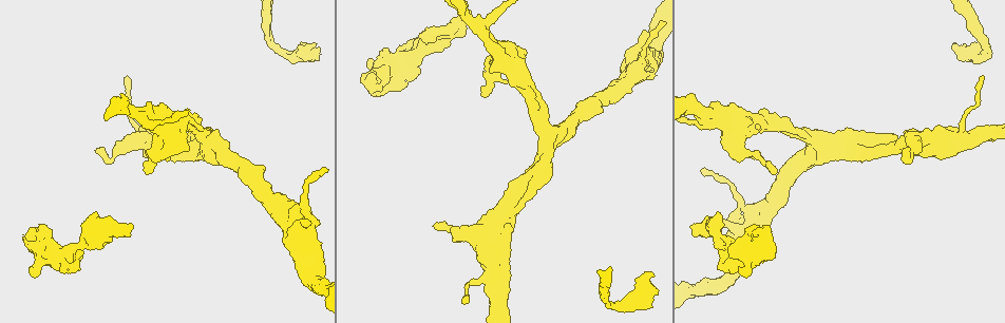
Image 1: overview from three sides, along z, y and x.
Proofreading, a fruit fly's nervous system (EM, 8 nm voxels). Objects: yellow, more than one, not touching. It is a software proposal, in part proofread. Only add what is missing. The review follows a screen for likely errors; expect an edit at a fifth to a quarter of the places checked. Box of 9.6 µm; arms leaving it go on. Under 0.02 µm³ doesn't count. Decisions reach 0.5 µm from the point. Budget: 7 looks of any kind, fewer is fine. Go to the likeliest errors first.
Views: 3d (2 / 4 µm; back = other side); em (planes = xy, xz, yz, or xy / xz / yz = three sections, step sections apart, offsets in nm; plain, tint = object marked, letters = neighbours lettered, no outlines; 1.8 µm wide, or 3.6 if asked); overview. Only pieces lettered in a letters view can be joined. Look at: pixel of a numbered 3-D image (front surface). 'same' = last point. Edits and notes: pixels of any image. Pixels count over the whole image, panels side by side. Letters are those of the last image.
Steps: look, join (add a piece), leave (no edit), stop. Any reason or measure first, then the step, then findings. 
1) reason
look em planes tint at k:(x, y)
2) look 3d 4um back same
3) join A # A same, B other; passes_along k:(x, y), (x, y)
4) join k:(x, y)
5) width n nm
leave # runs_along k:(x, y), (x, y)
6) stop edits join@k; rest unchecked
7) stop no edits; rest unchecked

look em xy step 8 letters at 1:(470, 10)

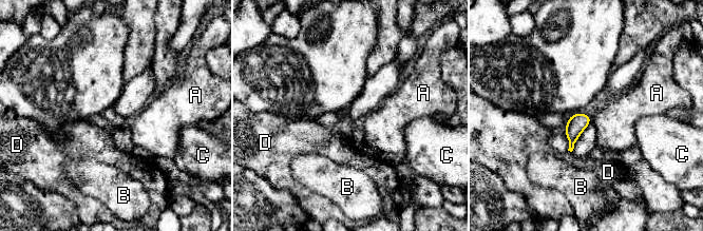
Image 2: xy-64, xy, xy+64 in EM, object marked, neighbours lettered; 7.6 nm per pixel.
another direction
look em planes letters same

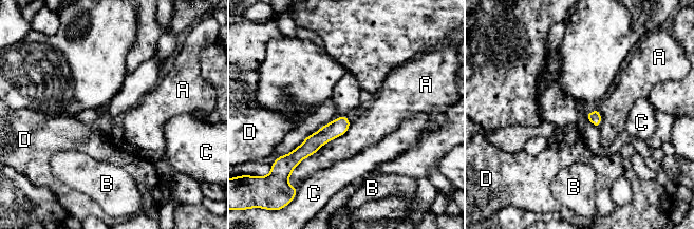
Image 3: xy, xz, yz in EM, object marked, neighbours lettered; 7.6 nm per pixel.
longest_contact A 550 nm
leave # A other, B other, C other, D other; none of them fits

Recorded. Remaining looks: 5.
look em planes letters at 1:(414, 44)

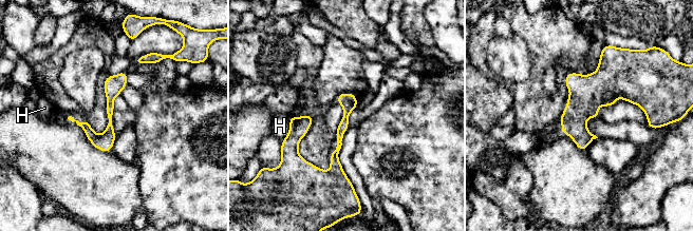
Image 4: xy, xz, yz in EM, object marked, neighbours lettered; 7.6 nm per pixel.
longest_contact H 220 nm
leave # H other; border 4:(291, 116), (287, 135), (280, 142); no lettered piece goes on from it

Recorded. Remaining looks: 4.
look em yz step 4 letters at 1:(304, 225)

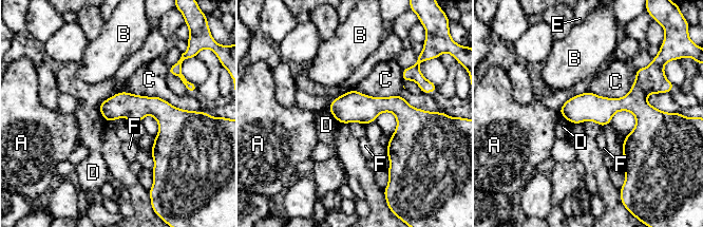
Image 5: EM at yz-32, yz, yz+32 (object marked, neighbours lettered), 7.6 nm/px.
width 200 nm
leave # A other, B other, C other, D other, E other, F other; border 5:(125, 91), (99, 105), (107, 123); no lettered piece goes on from it

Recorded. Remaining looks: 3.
stop no edits; rest unchecked

